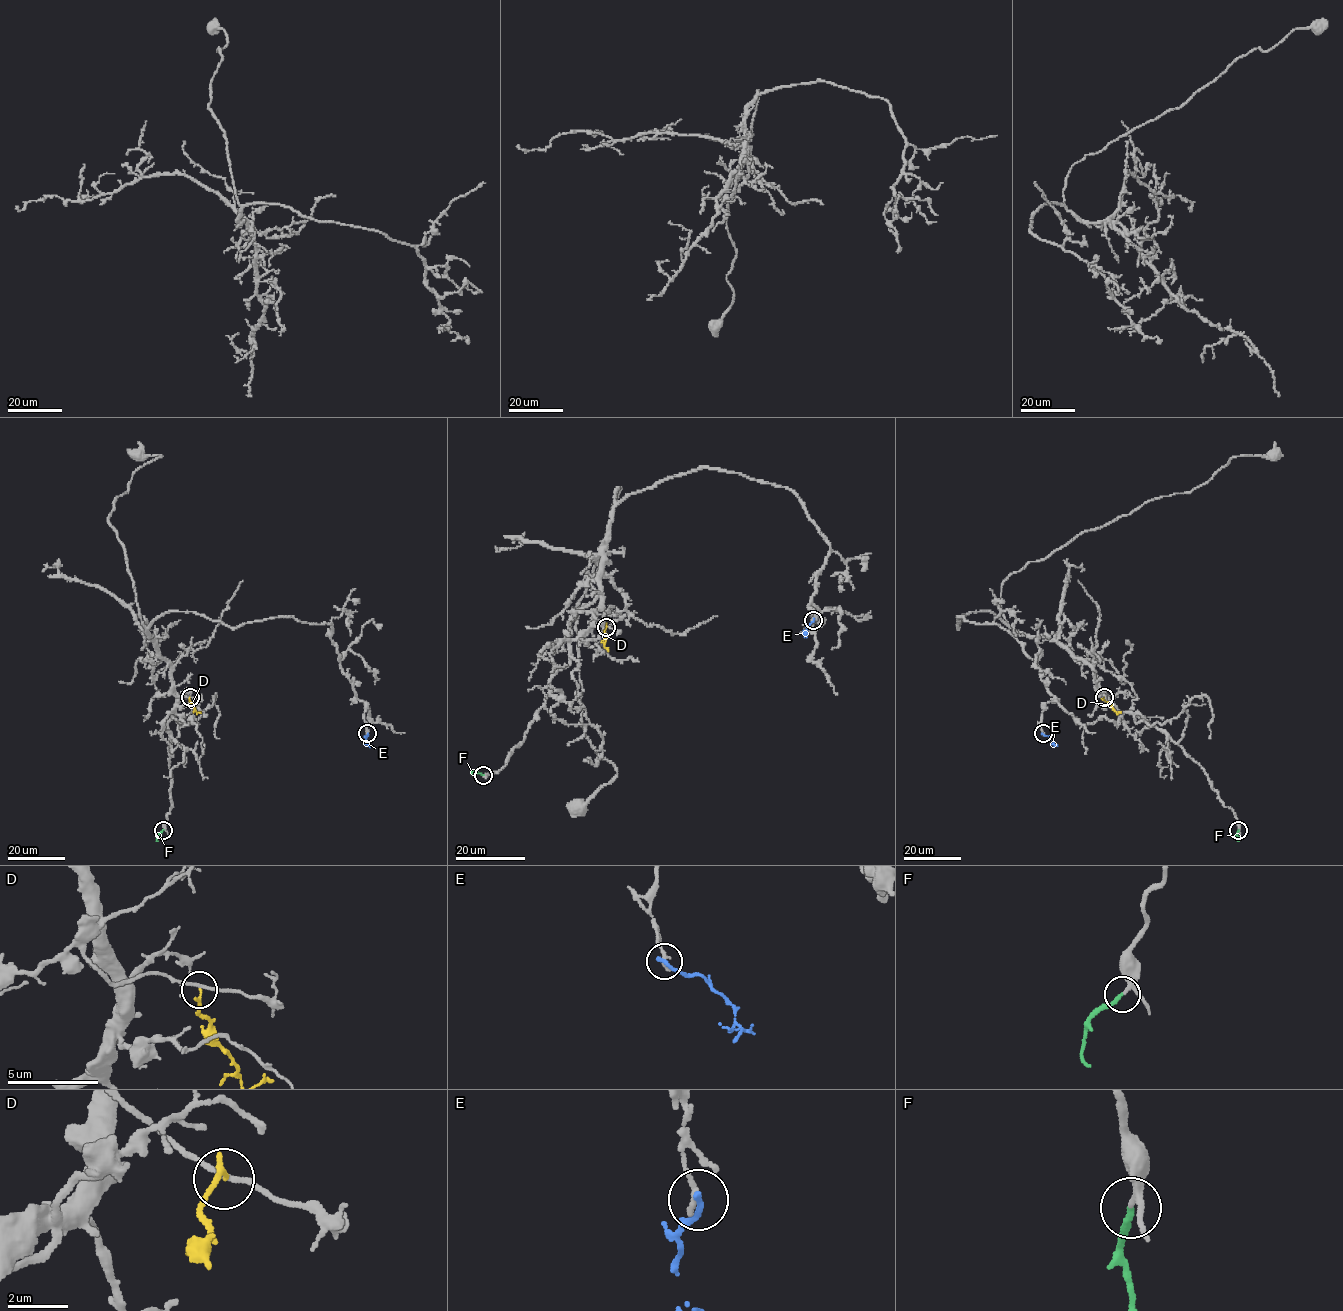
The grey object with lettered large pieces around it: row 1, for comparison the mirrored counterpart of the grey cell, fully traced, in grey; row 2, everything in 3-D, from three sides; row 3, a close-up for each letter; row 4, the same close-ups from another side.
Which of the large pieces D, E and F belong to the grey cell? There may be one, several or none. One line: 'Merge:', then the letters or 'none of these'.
Merge: F

